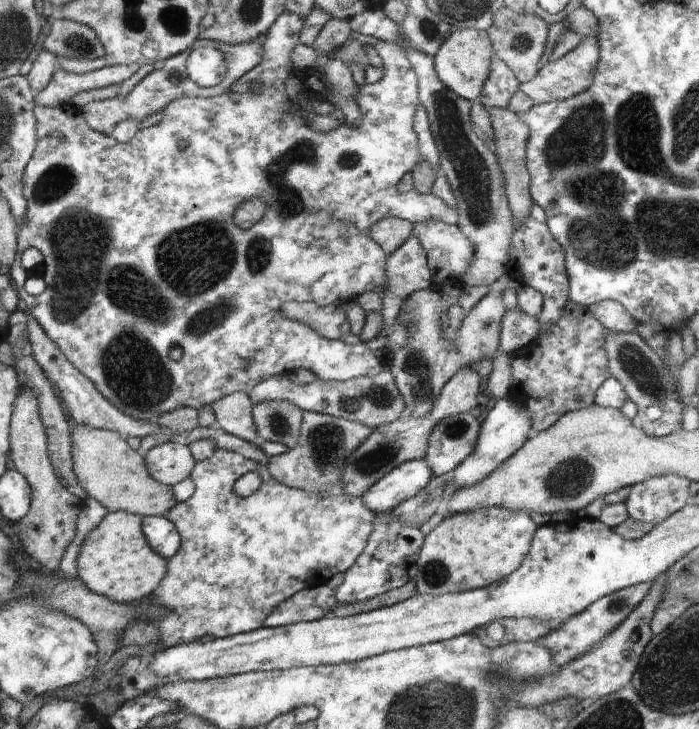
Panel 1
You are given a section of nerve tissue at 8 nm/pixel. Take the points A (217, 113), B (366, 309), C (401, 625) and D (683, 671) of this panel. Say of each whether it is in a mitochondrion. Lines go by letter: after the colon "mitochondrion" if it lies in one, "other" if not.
A: other
B: other
C: other
D: mitochondrion

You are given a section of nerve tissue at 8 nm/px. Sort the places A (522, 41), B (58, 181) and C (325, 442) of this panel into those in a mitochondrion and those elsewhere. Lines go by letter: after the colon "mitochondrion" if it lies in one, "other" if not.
A: mitochondrion
B: mitochondrion
C: mitochondrion

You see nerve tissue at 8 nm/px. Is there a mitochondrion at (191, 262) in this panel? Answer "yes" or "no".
yes

